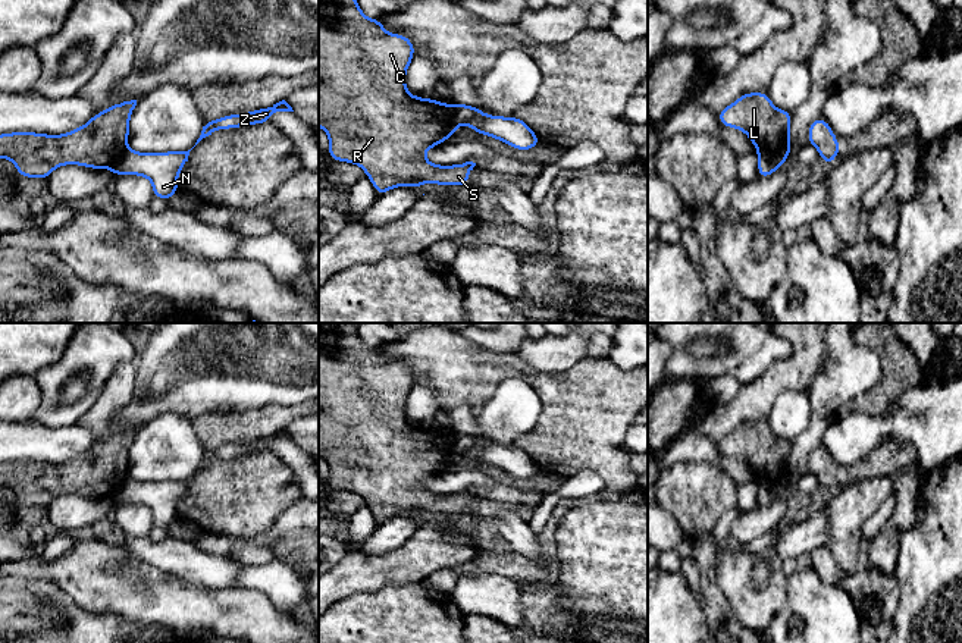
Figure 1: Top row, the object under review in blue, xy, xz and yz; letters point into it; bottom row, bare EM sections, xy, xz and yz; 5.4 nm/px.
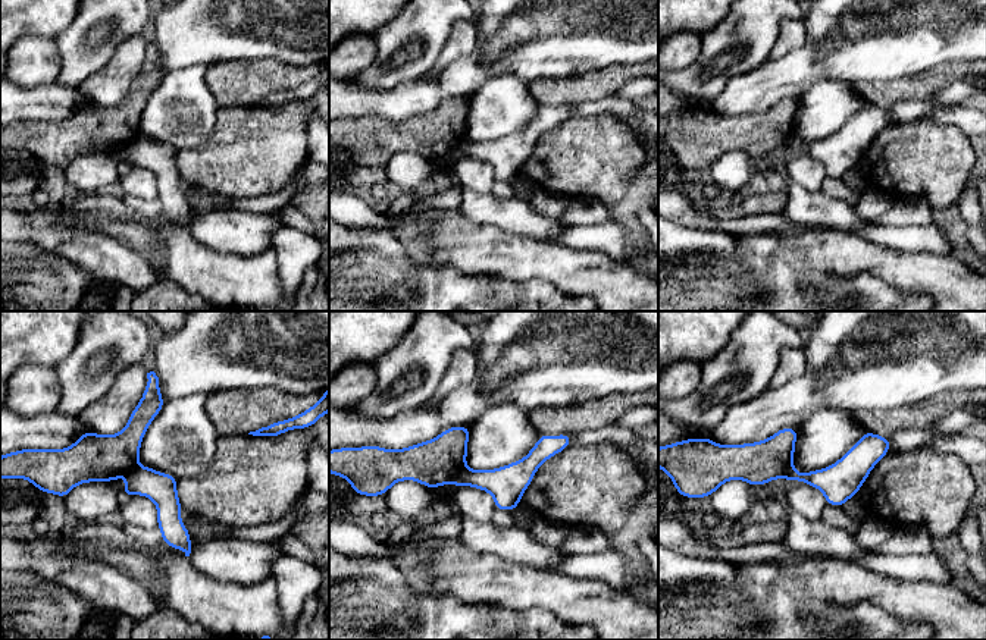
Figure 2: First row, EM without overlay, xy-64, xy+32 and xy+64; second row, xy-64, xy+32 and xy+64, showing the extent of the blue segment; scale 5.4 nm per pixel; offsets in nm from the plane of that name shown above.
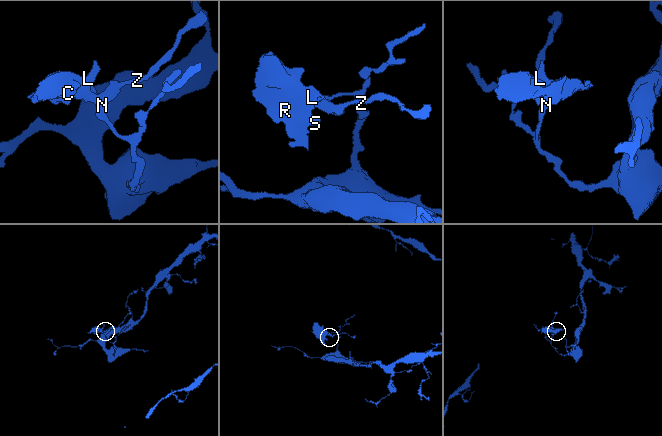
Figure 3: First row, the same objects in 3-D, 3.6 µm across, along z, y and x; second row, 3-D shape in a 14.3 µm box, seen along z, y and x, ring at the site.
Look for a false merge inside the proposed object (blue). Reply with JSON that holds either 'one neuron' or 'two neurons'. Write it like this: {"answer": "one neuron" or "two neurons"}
{"answer": "two neurons"}

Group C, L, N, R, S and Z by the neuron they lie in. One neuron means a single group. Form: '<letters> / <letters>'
C L R S / N Z

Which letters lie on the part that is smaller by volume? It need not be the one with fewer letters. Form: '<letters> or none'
C, L, R, S

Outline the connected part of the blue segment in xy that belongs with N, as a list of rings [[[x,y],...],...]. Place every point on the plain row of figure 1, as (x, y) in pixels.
[[[126,479],[110,496],[113,505],[137,504],[151,509],[154,527],[170,530],[189,480],[141,482]]]

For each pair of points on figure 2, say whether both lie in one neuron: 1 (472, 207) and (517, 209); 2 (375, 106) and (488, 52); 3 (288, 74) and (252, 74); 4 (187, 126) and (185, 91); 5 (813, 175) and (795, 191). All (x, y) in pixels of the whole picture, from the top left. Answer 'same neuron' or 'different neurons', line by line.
1: same neuron
2: same neuron
3: same neuron
4: same neuron
5: different neurons

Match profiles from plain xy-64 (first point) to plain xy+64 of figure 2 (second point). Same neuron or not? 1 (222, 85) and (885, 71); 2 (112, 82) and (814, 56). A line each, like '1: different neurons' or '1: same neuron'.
1: different neurons
2: different neurons

